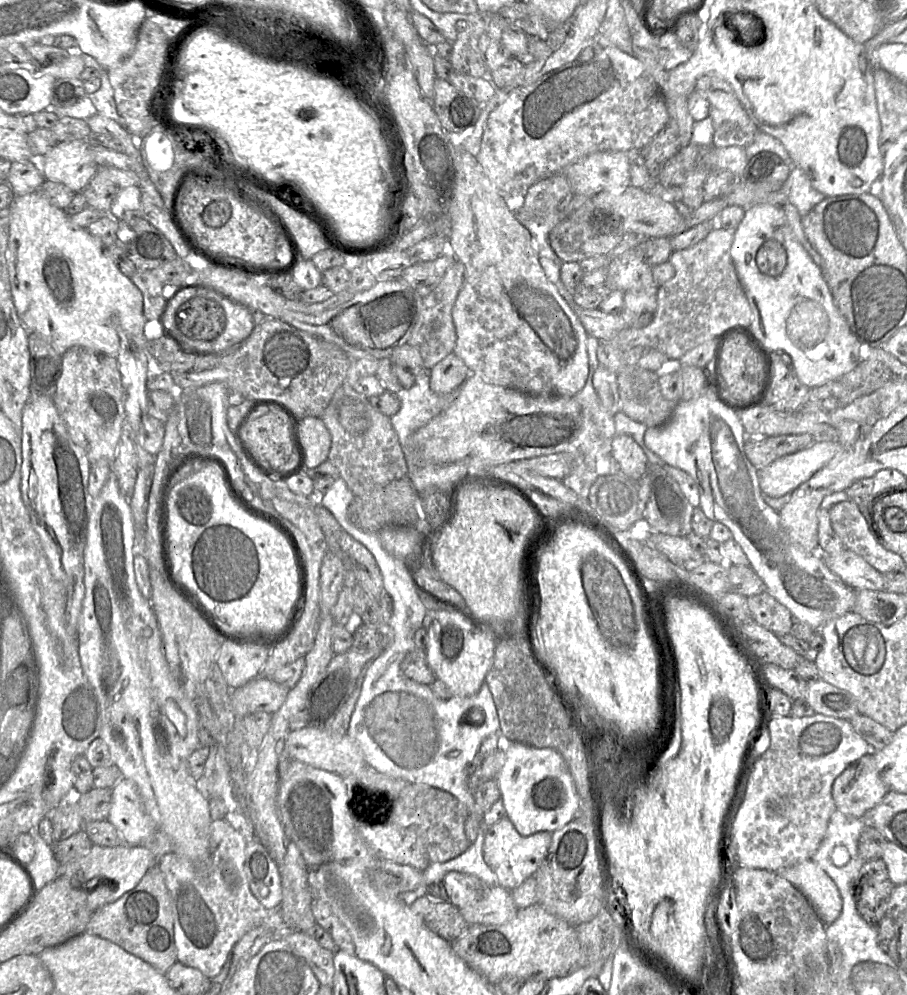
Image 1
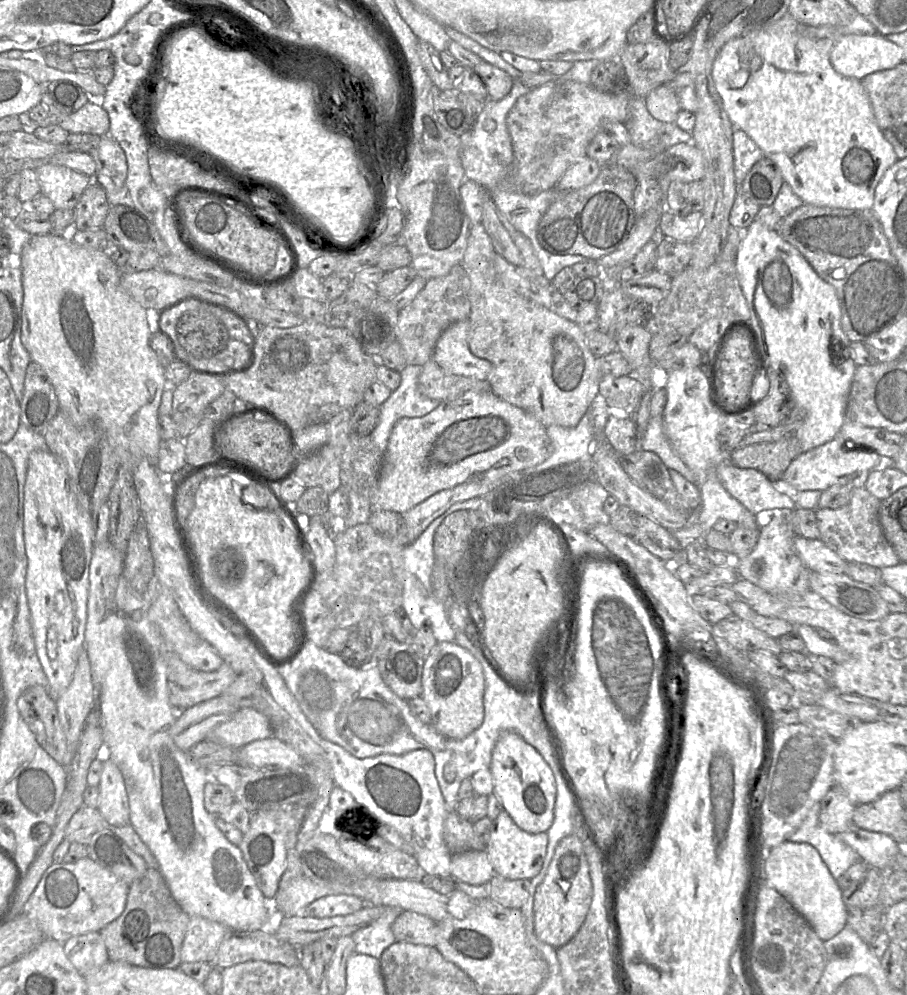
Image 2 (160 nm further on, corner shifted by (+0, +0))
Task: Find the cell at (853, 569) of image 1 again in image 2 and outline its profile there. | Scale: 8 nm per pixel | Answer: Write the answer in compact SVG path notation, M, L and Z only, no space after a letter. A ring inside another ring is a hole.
M795 536L794 549L802 563L810 571L845 574L848 562L828 548L820 539Z

